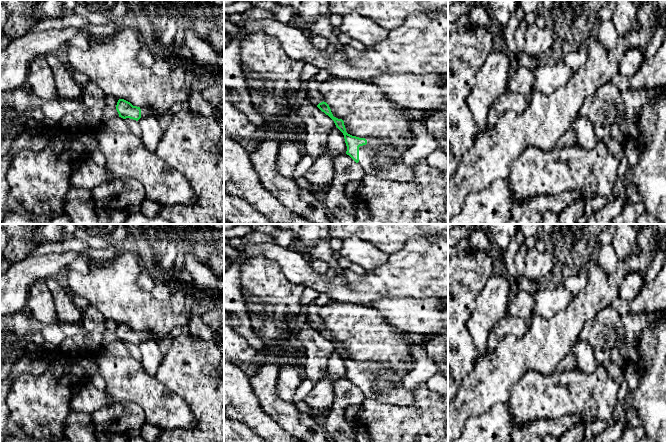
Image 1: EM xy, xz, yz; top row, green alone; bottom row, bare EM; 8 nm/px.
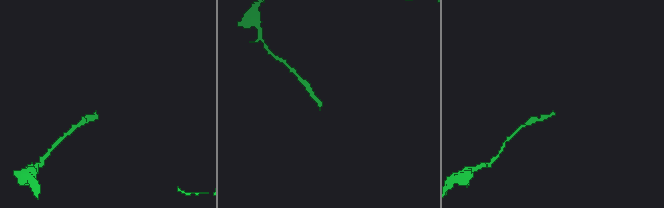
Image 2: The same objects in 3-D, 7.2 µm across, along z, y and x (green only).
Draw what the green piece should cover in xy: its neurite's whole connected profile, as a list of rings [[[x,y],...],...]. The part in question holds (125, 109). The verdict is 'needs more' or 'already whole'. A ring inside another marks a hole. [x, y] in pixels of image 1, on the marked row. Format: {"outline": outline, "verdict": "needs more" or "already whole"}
{"outline": [[[124,99],[118,100],[116,110],[119,117],[123,119],[130,118],[136,121],[138,121],[141,117],[156,116],[155,109],[153,107],[133,106],[130,102]]], "verdict": "needs more"}

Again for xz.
{"outline": [[[321,102],[317,107],[328,115],[343,133],[349,155],[367,175],[396,182],[415,179],[413,169],[408,167],[393,146],[386,140],[374,137],[359,138],[346,132],[344,121],[333,116],[329,105]]], "verdict": "needs more"}

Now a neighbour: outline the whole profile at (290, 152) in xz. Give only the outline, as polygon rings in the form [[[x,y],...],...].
[[[281,136],[276,164],[278,172],[283,176],[293,178],[296,166],[304,155],[302,144],[298,136]]]

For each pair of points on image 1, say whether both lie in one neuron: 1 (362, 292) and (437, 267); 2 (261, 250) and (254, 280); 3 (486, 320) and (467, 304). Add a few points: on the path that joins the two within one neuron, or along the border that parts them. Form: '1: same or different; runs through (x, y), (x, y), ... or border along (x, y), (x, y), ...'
1: same; runs through (381, 283), (418, 271)
2: different; border along (248, 257), (265, 257), (272, 260), (280, 269)
3: different; border along (484, 288), (467, 322), (468, 332)

